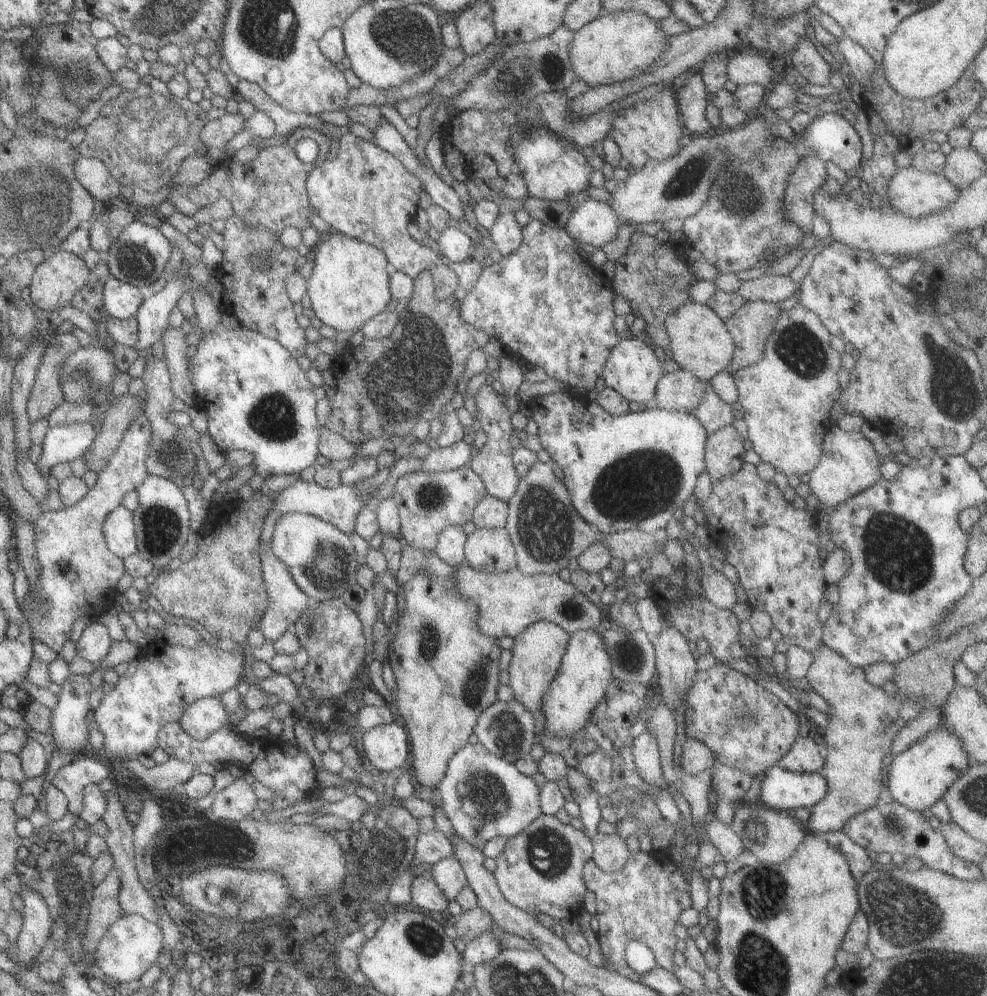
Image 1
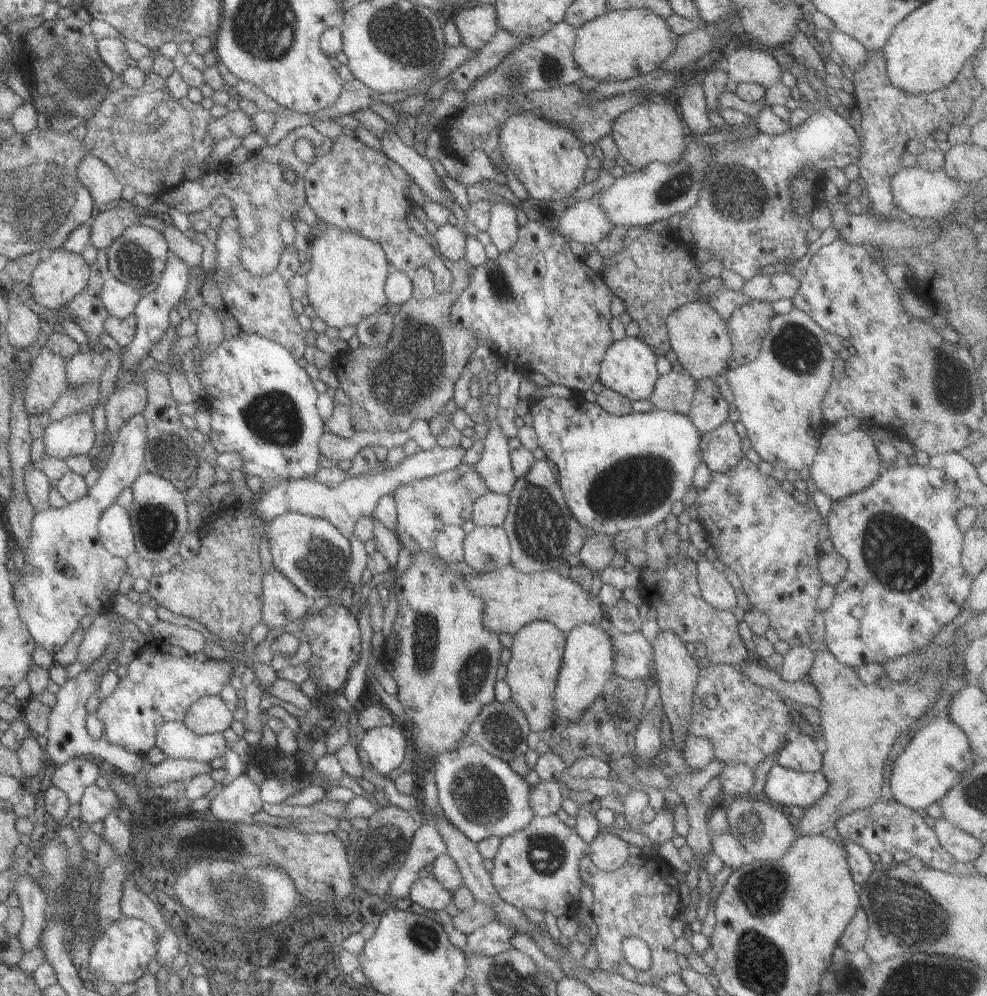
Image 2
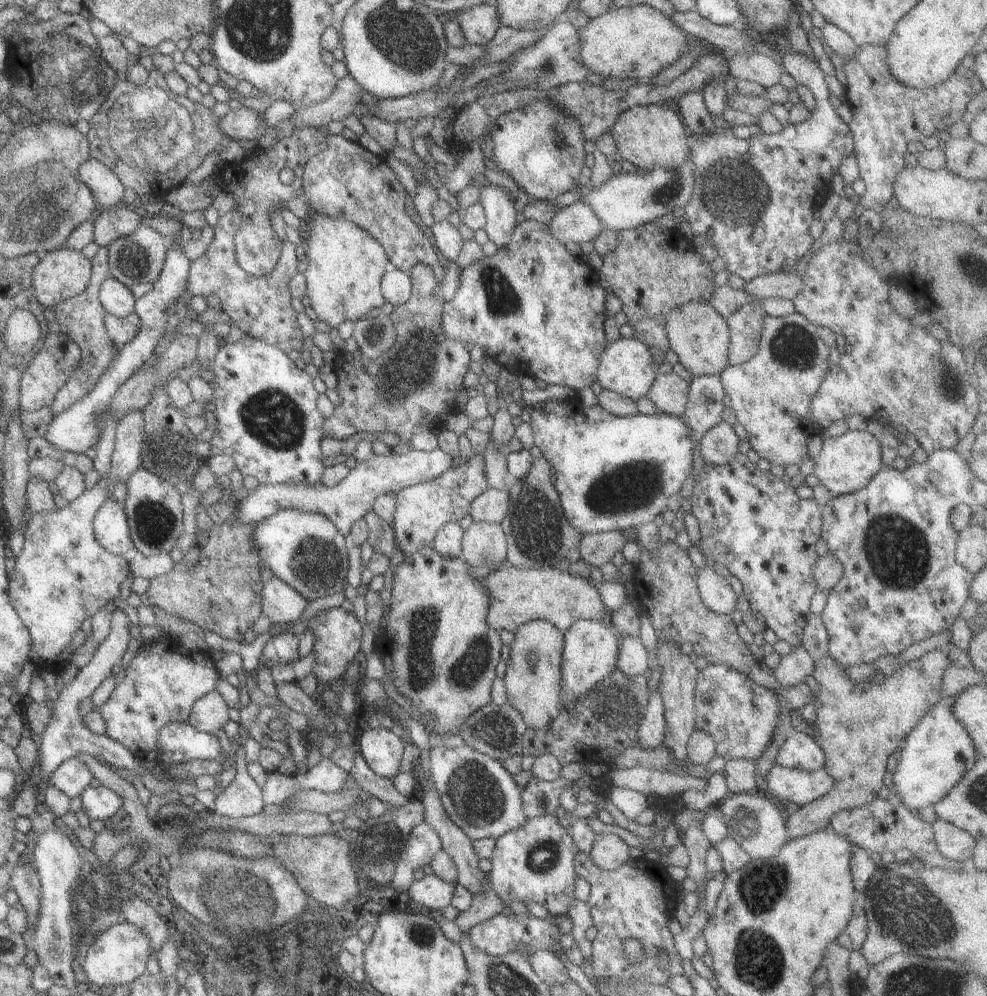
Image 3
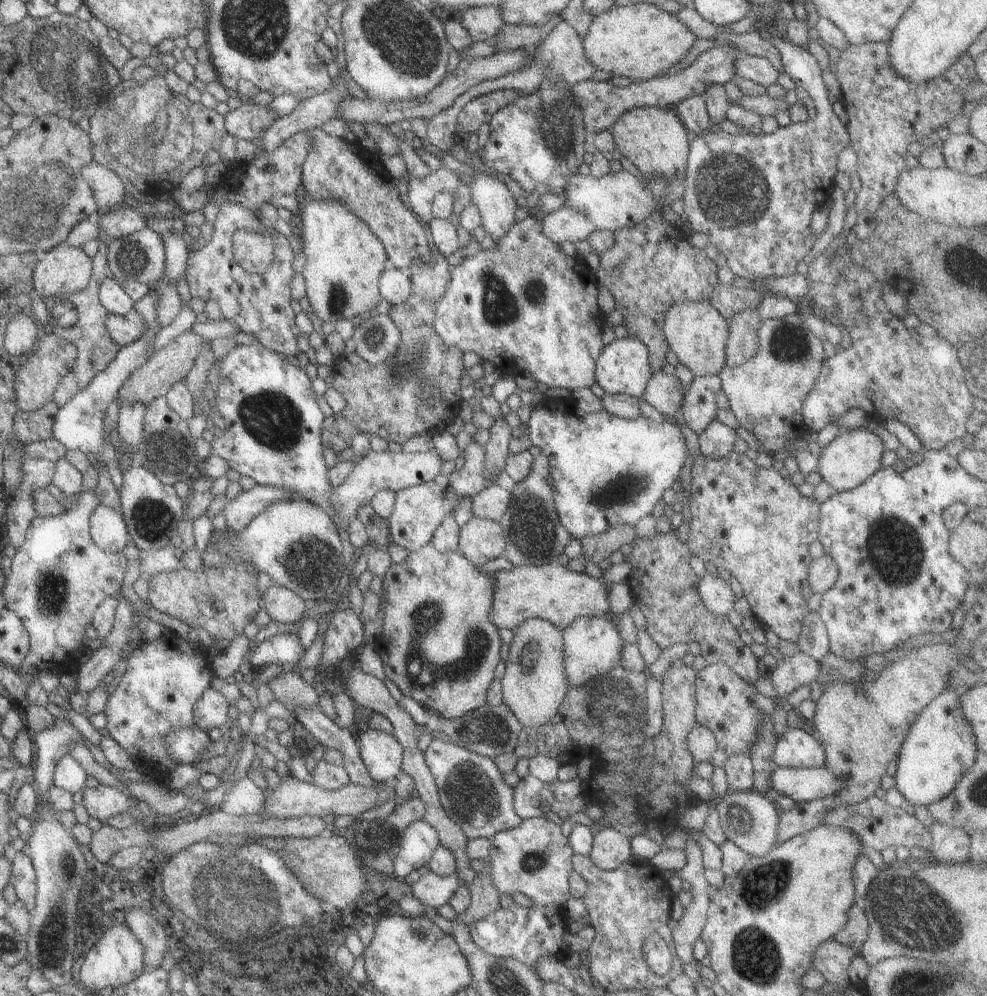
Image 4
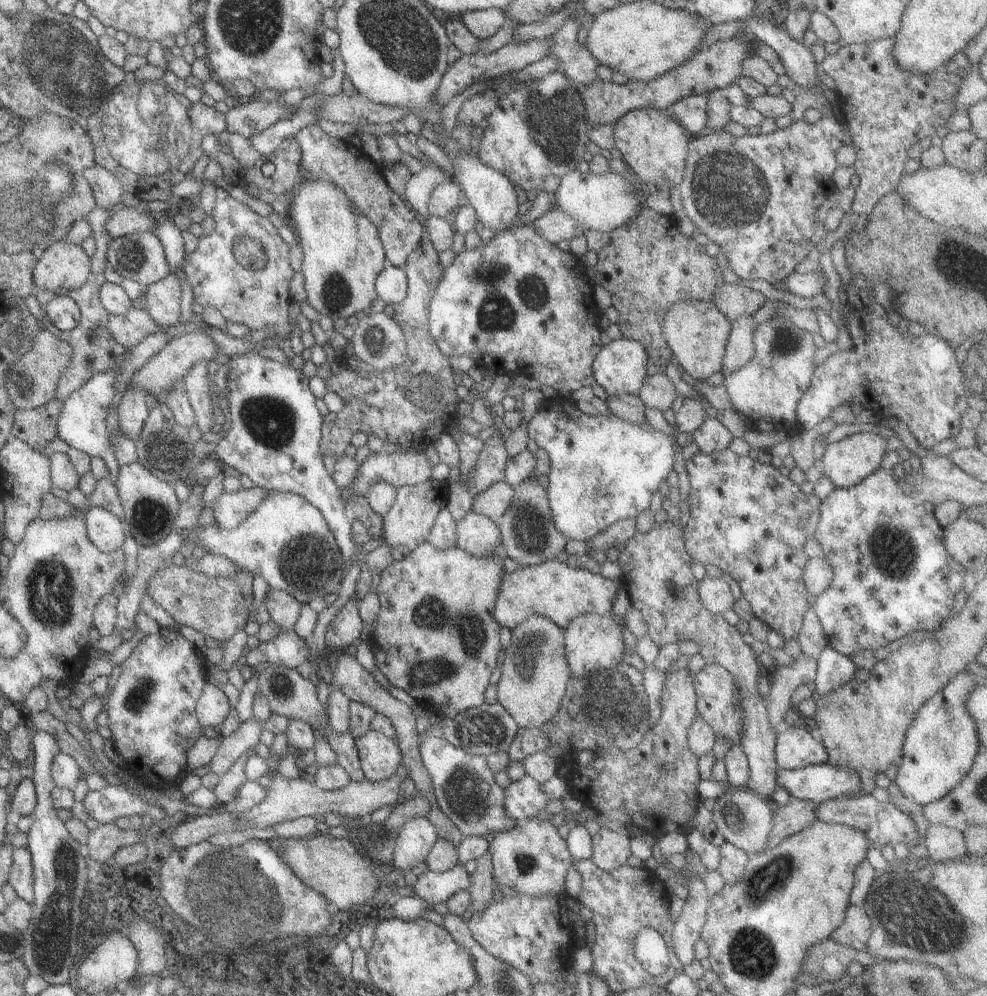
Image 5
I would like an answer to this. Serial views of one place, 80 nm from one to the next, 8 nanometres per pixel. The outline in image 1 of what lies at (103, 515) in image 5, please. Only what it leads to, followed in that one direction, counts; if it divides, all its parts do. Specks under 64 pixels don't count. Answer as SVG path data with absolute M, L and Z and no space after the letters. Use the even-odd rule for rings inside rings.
M119 505L105 515L101 525L106 547L120 559L136 552L137 543L132 518L132 512Z

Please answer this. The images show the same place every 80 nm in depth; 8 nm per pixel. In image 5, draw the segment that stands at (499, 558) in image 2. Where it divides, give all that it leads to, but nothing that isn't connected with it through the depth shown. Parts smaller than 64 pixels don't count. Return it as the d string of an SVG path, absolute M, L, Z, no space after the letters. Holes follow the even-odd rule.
M473 511L456 522L454 535L456 546L474 557L486 557L501 549L502 538L497 525Z

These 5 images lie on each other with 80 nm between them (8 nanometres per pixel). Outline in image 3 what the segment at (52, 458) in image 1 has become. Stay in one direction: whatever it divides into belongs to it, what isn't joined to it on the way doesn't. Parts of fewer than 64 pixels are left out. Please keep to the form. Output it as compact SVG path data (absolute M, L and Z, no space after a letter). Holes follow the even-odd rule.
M176 240L165 251L164 261L160 275L152 282L150 291L143 294L134 302L133 312L139 319L139 328L137 334L122 347L117 350L117 358L111 361L107 369L103 371L95 384L87 394L78 398L69 408L56 414L47 425L43 438L63 452L83 453L87 448L91 448L97 442L96 421L101 418L102 413L108 408L109 401L116 388L141 366L145 361L153 358L153 347L159 342L159 339L165 332L165 320L167 320L167 306L172 304L176 298L186 290L186 276L188 275L189 262L181 253L179 246L181 241Z

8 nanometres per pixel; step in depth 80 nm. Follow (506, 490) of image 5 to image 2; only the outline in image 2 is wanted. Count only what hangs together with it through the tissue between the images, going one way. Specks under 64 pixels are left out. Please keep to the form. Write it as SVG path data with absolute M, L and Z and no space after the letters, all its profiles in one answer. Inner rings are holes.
M485 492L472 504L470 520L474 526L501 526L507 512L507 495Z

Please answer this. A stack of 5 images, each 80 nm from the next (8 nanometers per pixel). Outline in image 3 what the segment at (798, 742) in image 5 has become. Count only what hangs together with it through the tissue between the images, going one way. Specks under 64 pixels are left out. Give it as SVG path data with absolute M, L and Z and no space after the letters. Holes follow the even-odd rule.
M797 731L785 739L774 760L775 765L804 771L821 769L823 763L824 754L818 742Z

